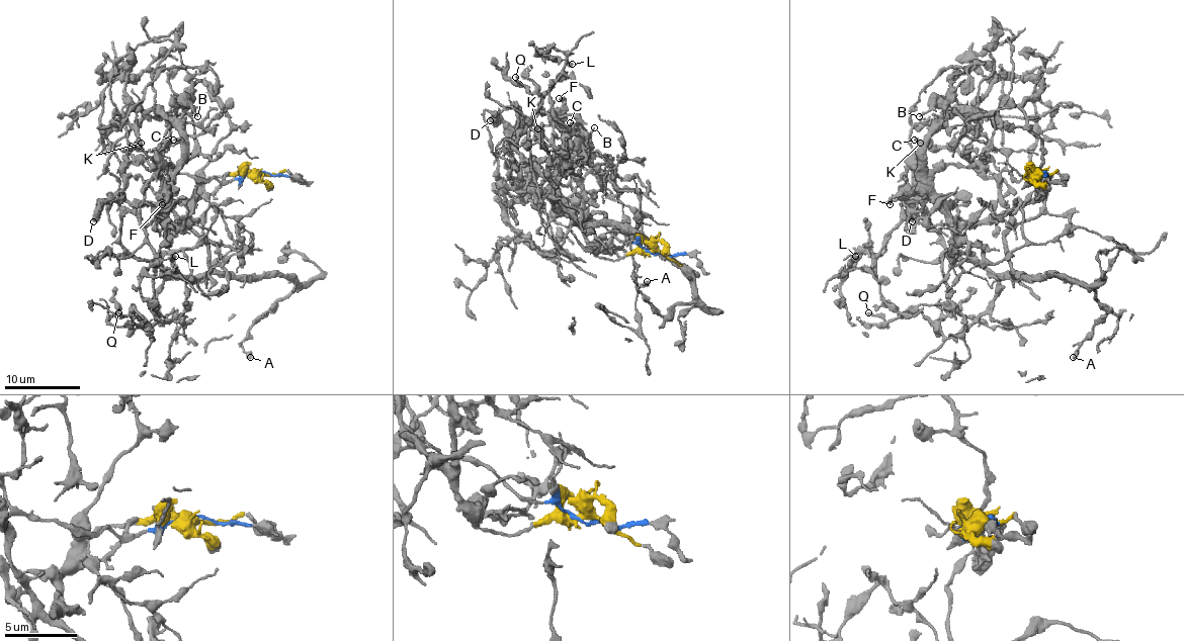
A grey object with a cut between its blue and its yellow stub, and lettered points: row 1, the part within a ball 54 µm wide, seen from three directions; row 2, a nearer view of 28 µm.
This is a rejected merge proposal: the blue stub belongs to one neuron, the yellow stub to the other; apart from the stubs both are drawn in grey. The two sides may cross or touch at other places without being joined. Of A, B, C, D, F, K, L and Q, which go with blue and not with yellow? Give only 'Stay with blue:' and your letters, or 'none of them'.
Stay with blue: A, K, L, Q

